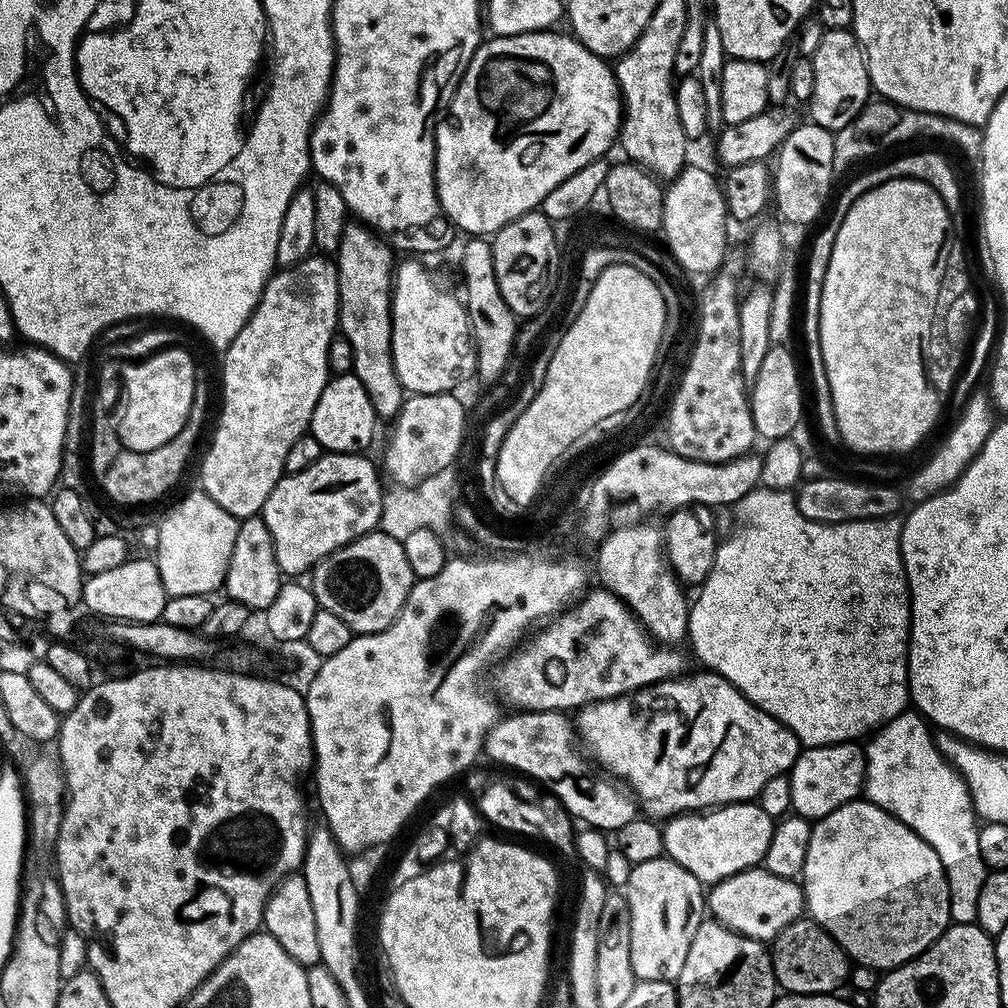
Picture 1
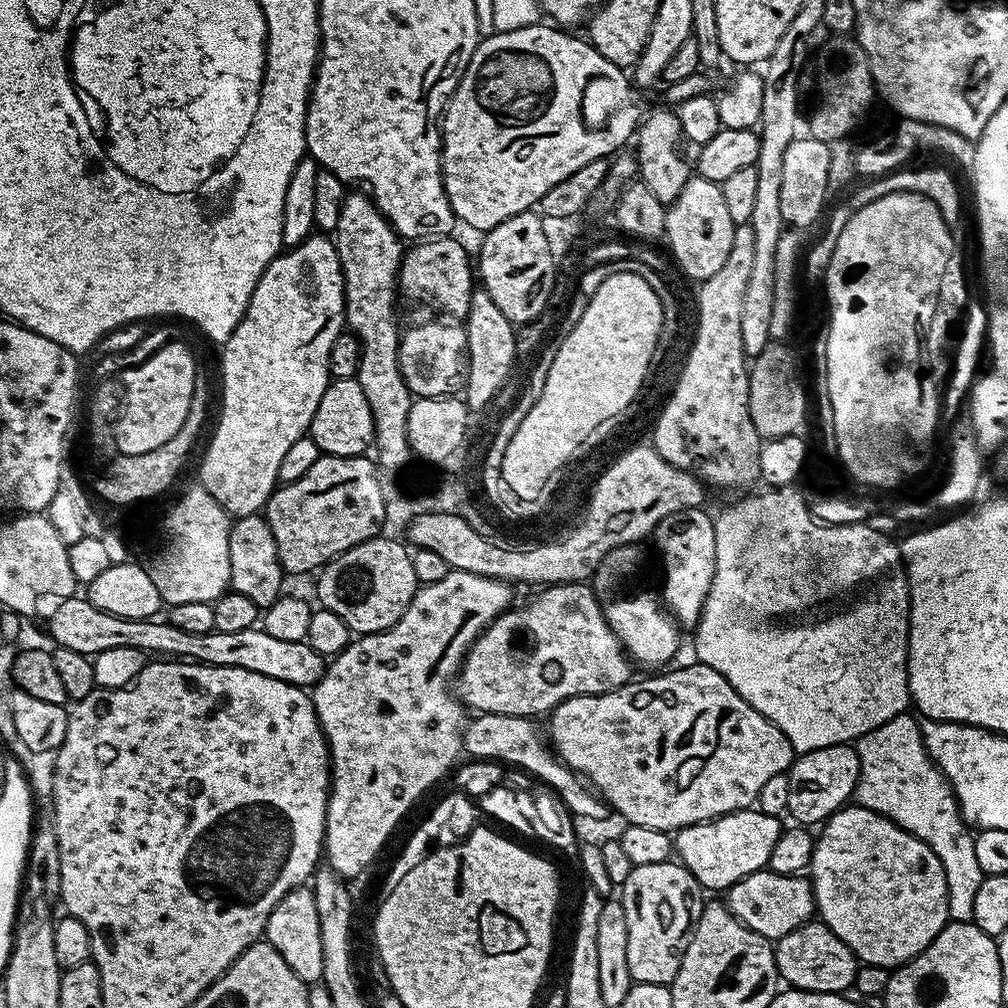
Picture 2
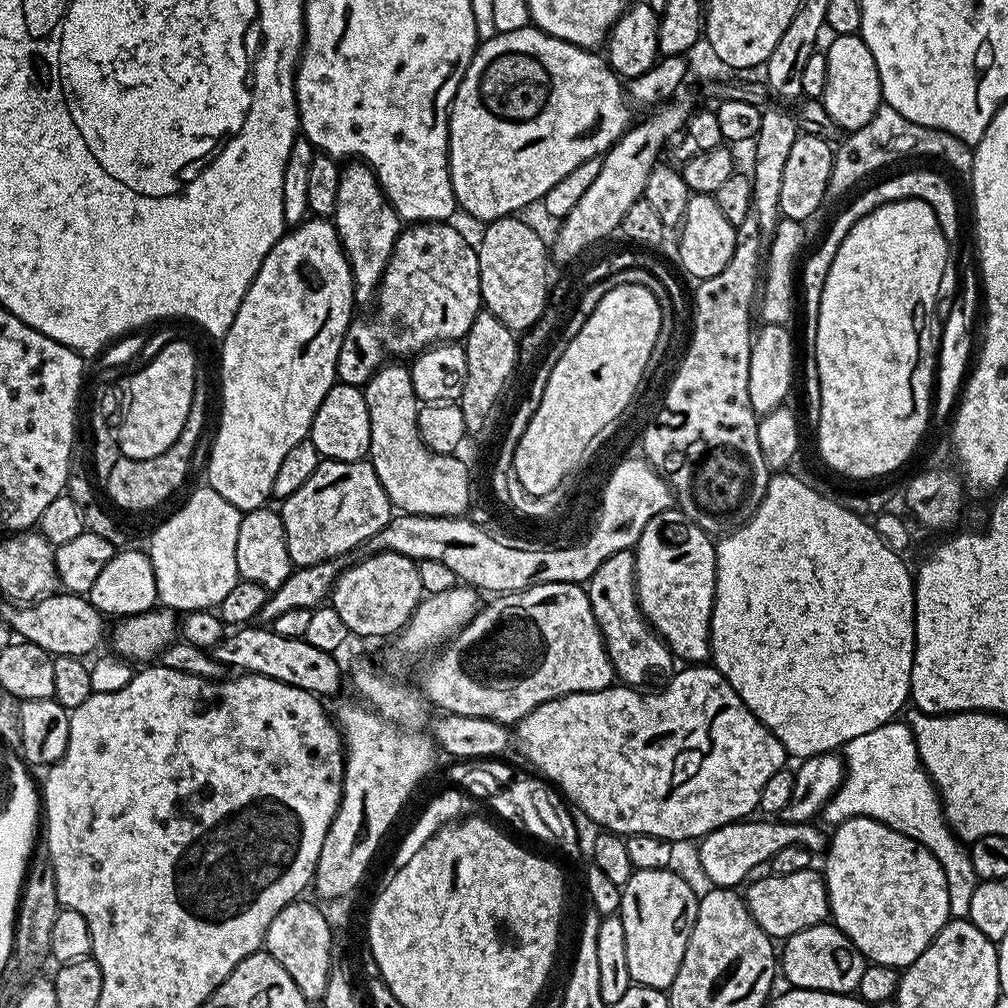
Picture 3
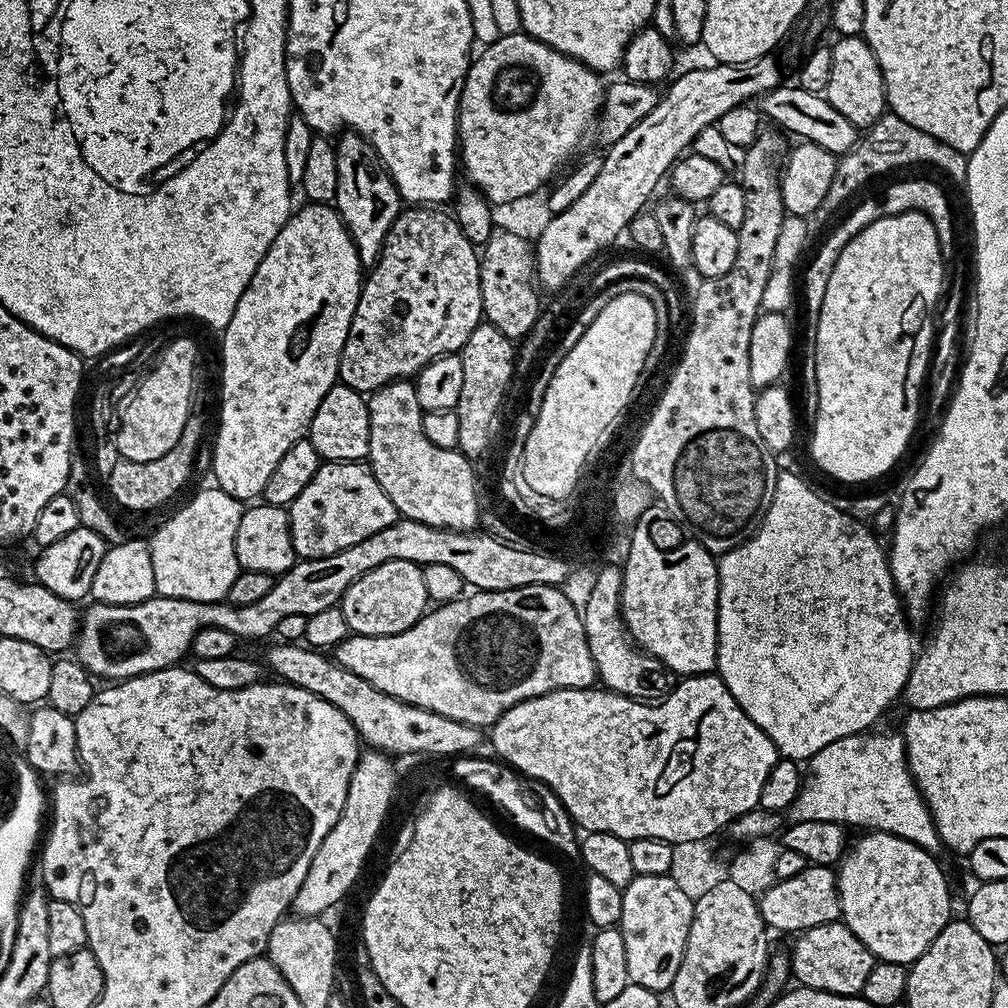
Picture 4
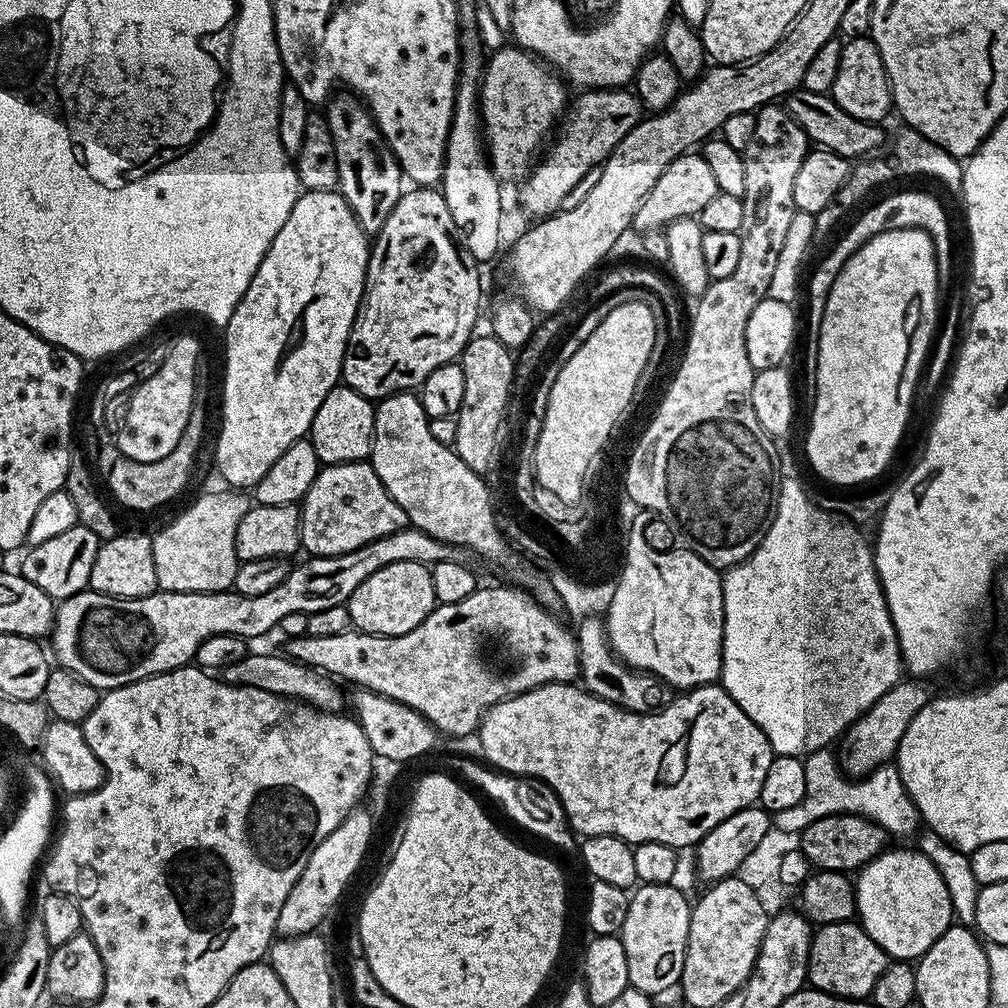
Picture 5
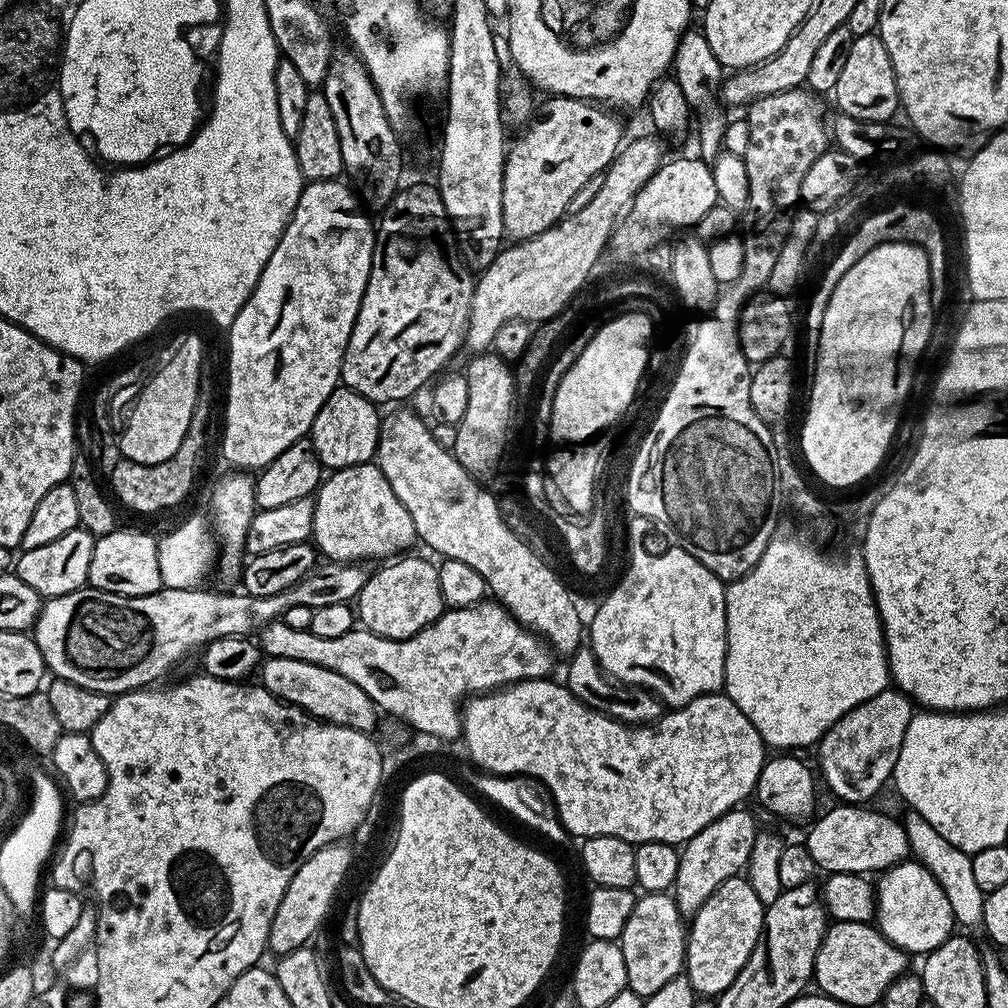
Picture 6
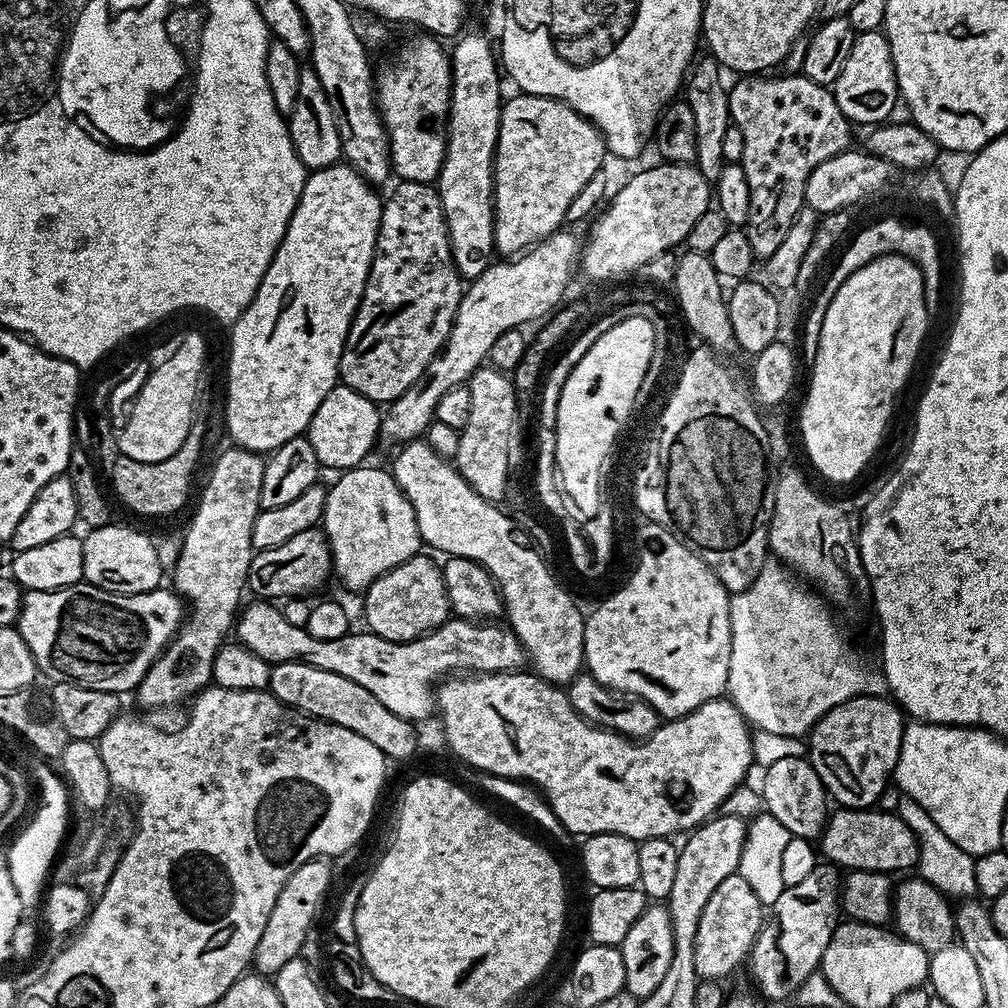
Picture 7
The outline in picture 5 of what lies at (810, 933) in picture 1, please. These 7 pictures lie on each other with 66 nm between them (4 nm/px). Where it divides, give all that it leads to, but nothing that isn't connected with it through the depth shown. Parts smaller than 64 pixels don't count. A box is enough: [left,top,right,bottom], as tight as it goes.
[807,920,890,1000]

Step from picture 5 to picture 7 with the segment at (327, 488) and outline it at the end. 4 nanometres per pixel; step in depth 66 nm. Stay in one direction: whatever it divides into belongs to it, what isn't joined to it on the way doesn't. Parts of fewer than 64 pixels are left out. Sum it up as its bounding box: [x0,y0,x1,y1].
[322,468,422,594]

